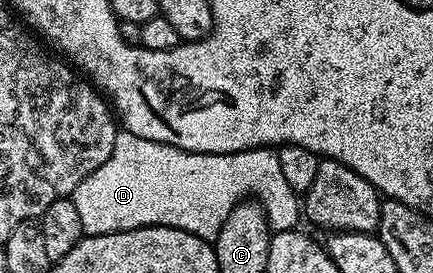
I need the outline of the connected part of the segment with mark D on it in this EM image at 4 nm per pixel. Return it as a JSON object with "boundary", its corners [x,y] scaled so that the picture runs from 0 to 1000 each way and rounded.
{"boundary":[[[291,476],[268,480],[261,564],[252,564],[245,593],[215,623],[206,652],[187,663],[159,725],[169,755],[178,755],[187,828],[203,864],[381,828],[427,842],[455,872],[487,886],[510,842],[520,799],[529,799],[533,773],[573,725],[587,725],[605,747],[628,853],[674,846],[688,824],[681,817],[695,806],[693,707],[681,703],[654,648],[644,564],[633,538],[577,542],[538,564],[430,557],[409,535],[353,520],[344,505],[316,505],[316,491]]]}

